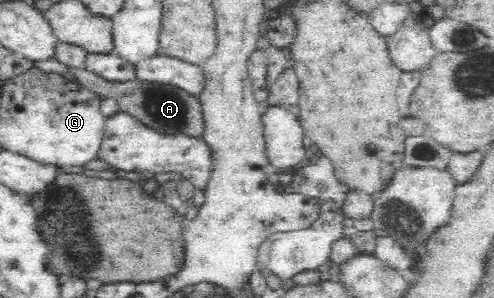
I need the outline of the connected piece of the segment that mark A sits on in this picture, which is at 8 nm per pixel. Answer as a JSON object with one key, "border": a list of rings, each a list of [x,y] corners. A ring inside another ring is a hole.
{"border":[[[69,67],[71,78],[98,94],[102,99],[116,100],[123,112],[129,113],[141,124],[167,136],[185,135],[201,138],[204,130],[204,118],[199,97],[189,94],[179,86],[158,82],[142,81],[137,78],[125,82],[109,82],[99,75],[89,72],[85,67]]]}

